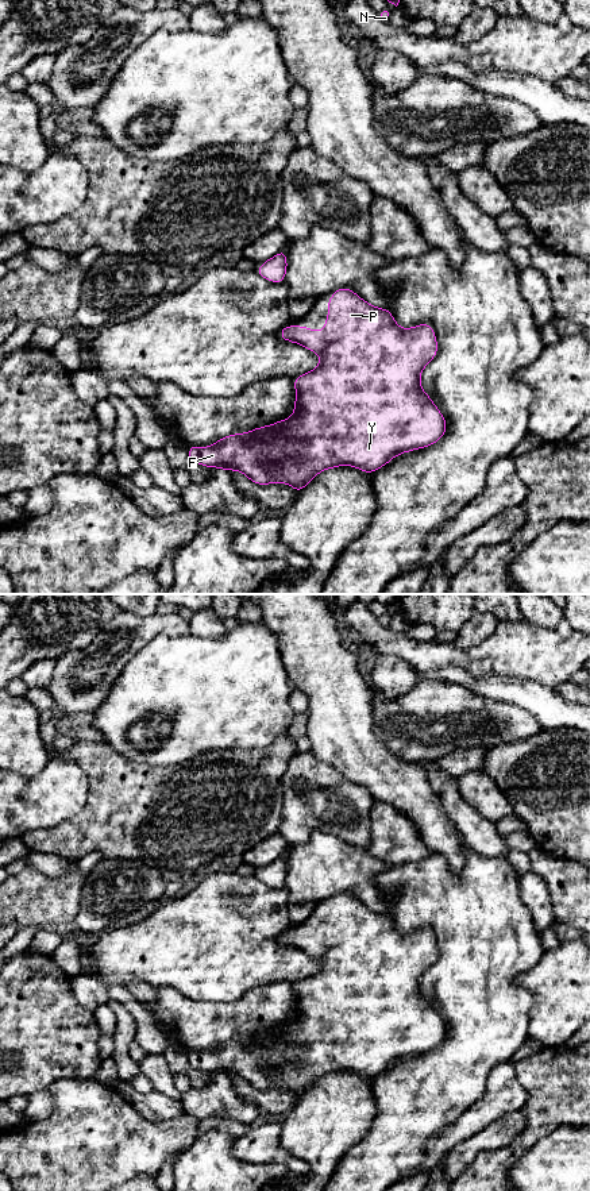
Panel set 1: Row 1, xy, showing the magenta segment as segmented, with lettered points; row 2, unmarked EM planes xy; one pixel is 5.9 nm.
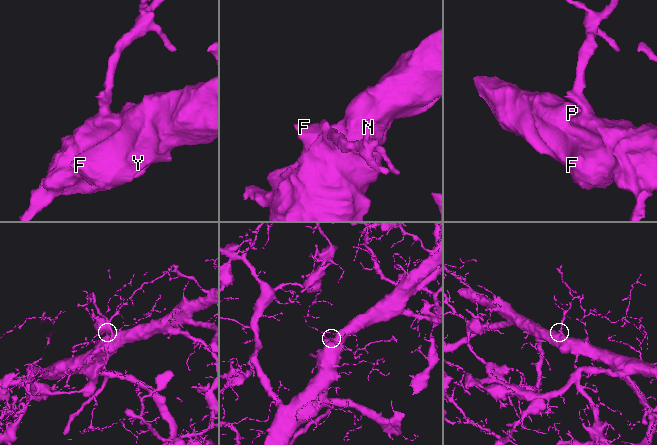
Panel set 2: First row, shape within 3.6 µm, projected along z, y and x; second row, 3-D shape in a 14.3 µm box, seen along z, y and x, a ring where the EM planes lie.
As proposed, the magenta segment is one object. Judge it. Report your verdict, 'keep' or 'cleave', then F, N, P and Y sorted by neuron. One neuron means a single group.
keep | F N P Y

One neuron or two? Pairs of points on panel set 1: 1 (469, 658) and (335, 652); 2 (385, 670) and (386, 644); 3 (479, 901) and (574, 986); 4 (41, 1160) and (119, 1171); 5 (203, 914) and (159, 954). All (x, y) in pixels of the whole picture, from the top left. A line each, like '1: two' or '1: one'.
1: two
2: two
3: two
4: one
5: one

